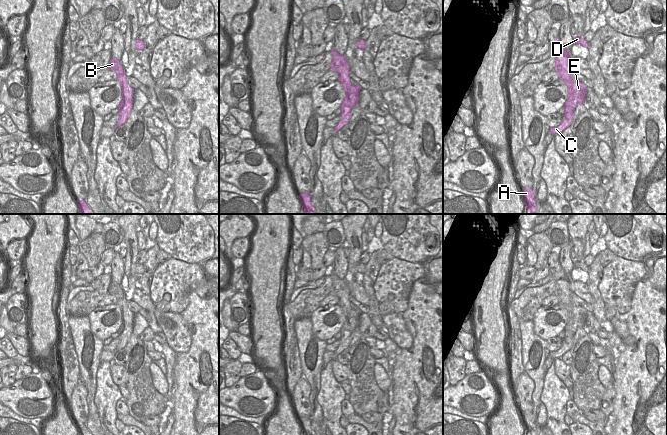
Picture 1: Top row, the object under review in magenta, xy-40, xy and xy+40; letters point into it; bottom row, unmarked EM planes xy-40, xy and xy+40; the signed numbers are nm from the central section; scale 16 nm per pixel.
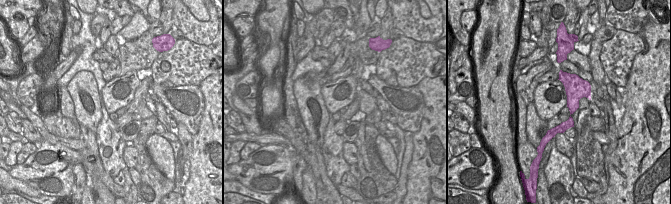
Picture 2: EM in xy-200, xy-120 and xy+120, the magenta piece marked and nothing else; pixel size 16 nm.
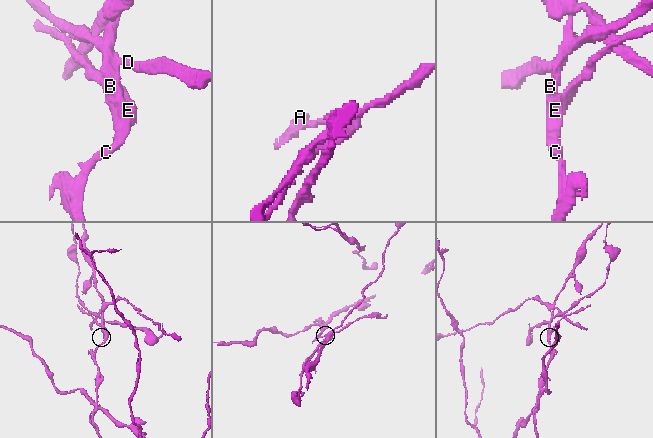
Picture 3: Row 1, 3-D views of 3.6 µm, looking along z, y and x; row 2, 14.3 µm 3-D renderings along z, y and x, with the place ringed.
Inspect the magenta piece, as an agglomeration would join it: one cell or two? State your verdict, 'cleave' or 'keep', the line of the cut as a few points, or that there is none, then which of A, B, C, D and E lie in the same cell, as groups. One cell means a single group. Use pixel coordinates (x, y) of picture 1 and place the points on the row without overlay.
cleave; cut in xy along (352, 331), (345, 330), (341, 333); A B C D / E

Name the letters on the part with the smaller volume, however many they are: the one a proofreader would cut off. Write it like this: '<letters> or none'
E.

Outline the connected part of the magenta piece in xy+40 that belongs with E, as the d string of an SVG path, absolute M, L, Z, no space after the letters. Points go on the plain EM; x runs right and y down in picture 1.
M574 303L571 307L564 307L567 310L567 324L564 333L568 331L575 334L578 328L585 327L587 311L582 306L576 306Z

